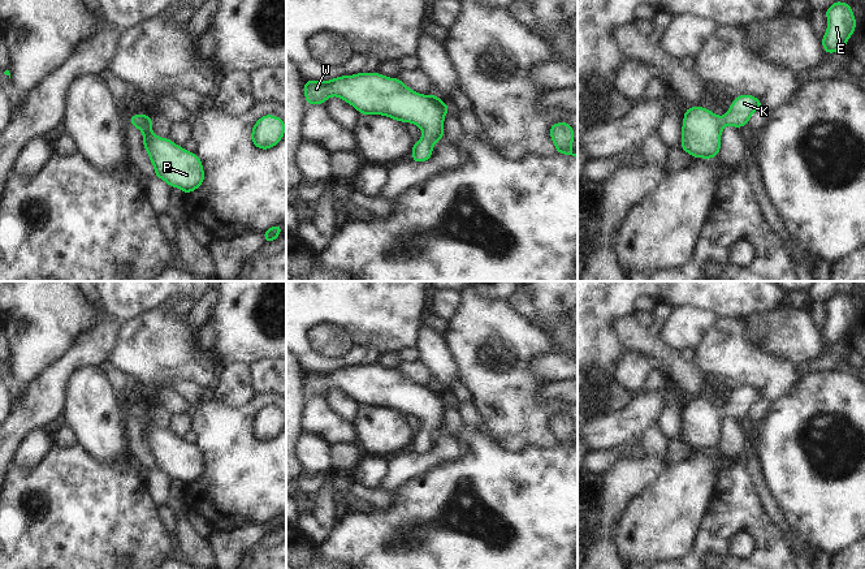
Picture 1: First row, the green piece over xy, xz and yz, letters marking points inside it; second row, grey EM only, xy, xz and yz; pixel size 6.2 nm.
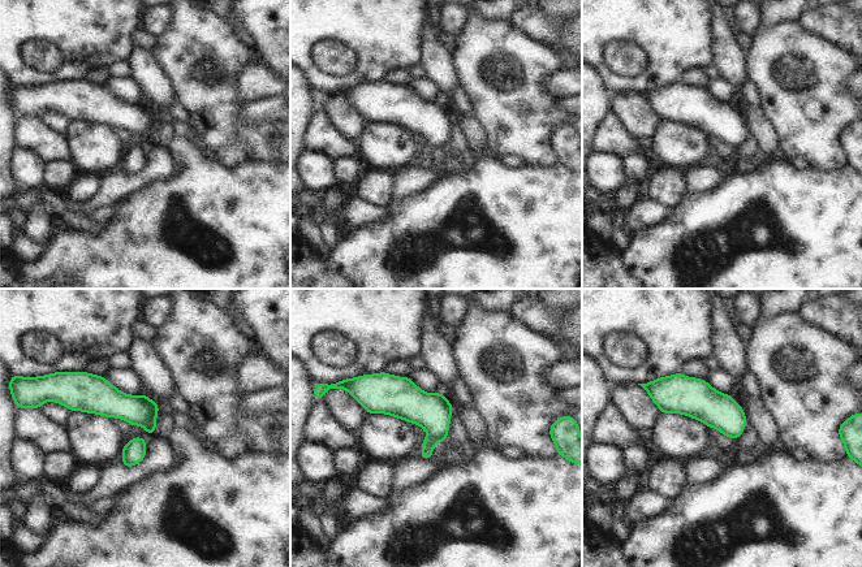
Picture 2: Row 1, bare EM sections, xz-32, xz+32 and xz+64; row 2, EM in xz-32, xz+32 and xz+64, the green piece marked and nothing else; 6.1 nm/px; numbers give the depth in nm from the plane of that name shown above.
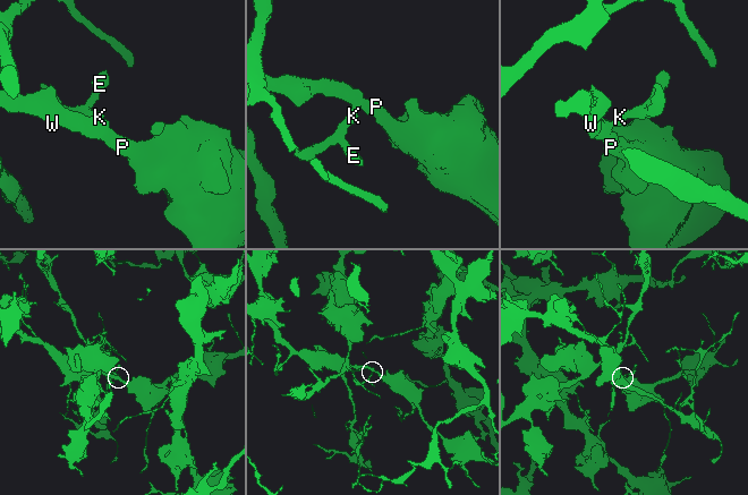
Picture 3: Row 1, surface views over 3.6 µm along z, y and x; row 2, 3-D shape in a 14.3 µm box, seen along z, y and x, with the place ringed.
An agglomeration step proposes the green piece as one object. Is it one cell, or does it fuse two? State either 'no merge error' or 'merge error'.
no merge error

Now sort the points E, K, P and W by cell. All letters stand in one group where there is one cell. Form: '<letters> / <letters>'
E K P W

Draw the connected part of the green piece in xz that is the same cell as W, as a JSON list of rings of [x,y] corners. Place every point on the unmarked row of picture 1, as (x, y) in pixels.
[[[358,365],[342,367],[330,372],[304,372],[304,388],[307,397],[324,396],[329,388],[339,388],[356,400],[360,406],[384,406],[401,414],[412,414],[424,423],[421,430],[411,439],[412,453],[428,453],[433,437],[444,430],[444,410],[449,397],[434,385],[421,387],[408,380],[401,371],[389,370],[375,365]]]

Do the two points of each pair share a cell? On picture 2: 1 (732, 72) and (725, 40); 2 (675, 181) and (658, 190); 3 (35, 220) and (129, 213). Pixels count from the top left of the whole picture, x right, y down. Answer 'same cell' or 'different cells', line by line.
1: same cell
2: same cell
3: different cells

